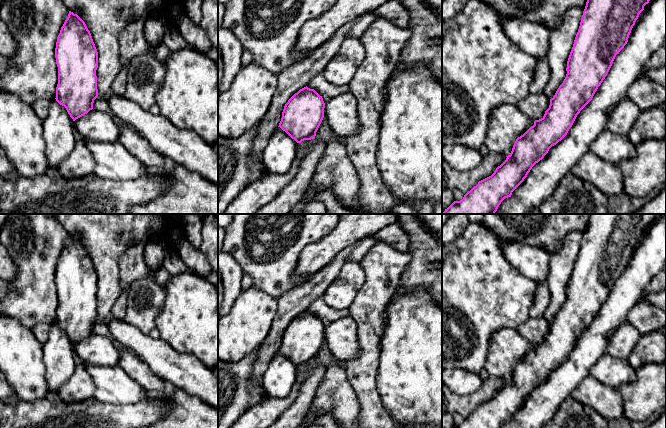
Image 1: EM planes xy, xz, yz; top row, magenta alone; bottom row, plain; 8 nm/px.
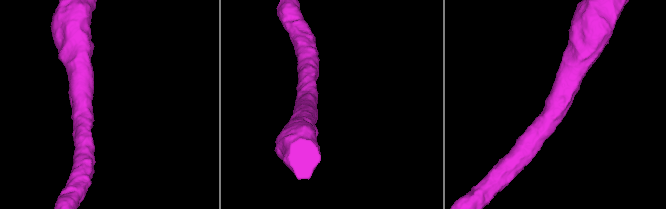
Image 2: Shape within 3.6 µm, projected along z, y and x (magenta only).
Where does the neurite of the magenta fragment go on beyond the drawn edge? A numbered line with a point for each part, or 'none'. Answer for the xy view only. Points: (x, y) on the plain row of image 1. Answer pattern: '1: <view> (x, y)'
none

